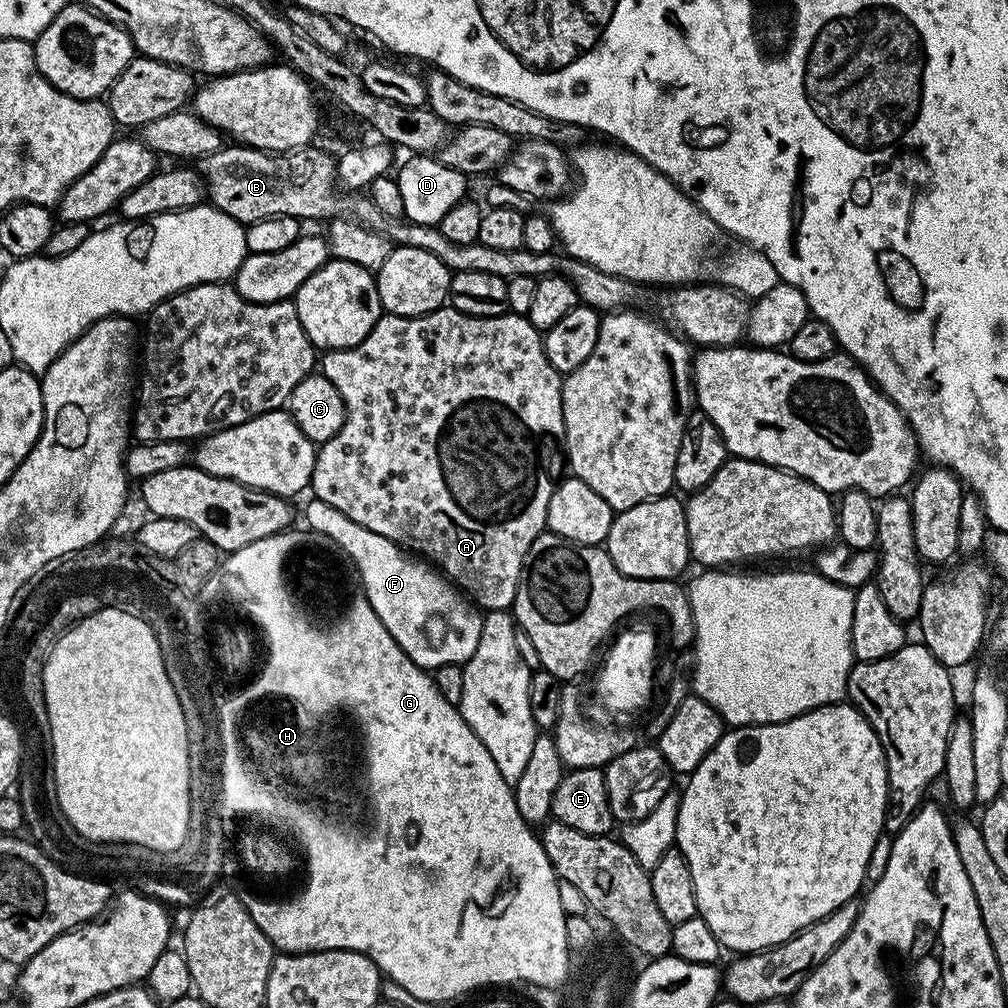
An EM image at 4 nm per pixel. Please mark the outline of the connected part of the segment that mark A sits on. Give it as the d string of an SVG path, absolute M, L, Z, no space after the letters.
M451 306L435 308L425 316L384 314L372 327L371 334L358 346L325 351L322 356L322 374L327 380L334 382L338 394L342 394L344 421L342 430L338 430L334 438L317 447L310 485L311 495L326 502L326 506L334 506L334 510L342 510L342 514L346 514L350 522L358 522L358 526L366 526L366 530L382 534L382 538L394 542L399 548L427 558L481 609L511 609L526 554L541 532L545 531L548 522L550 498L557 486L556 471L560 467L563 469L566 464L566 456L562 451L562 373L554 370L554 366L550 366L550 358L546 358L541 329L534 327L527 316L471 316Z

